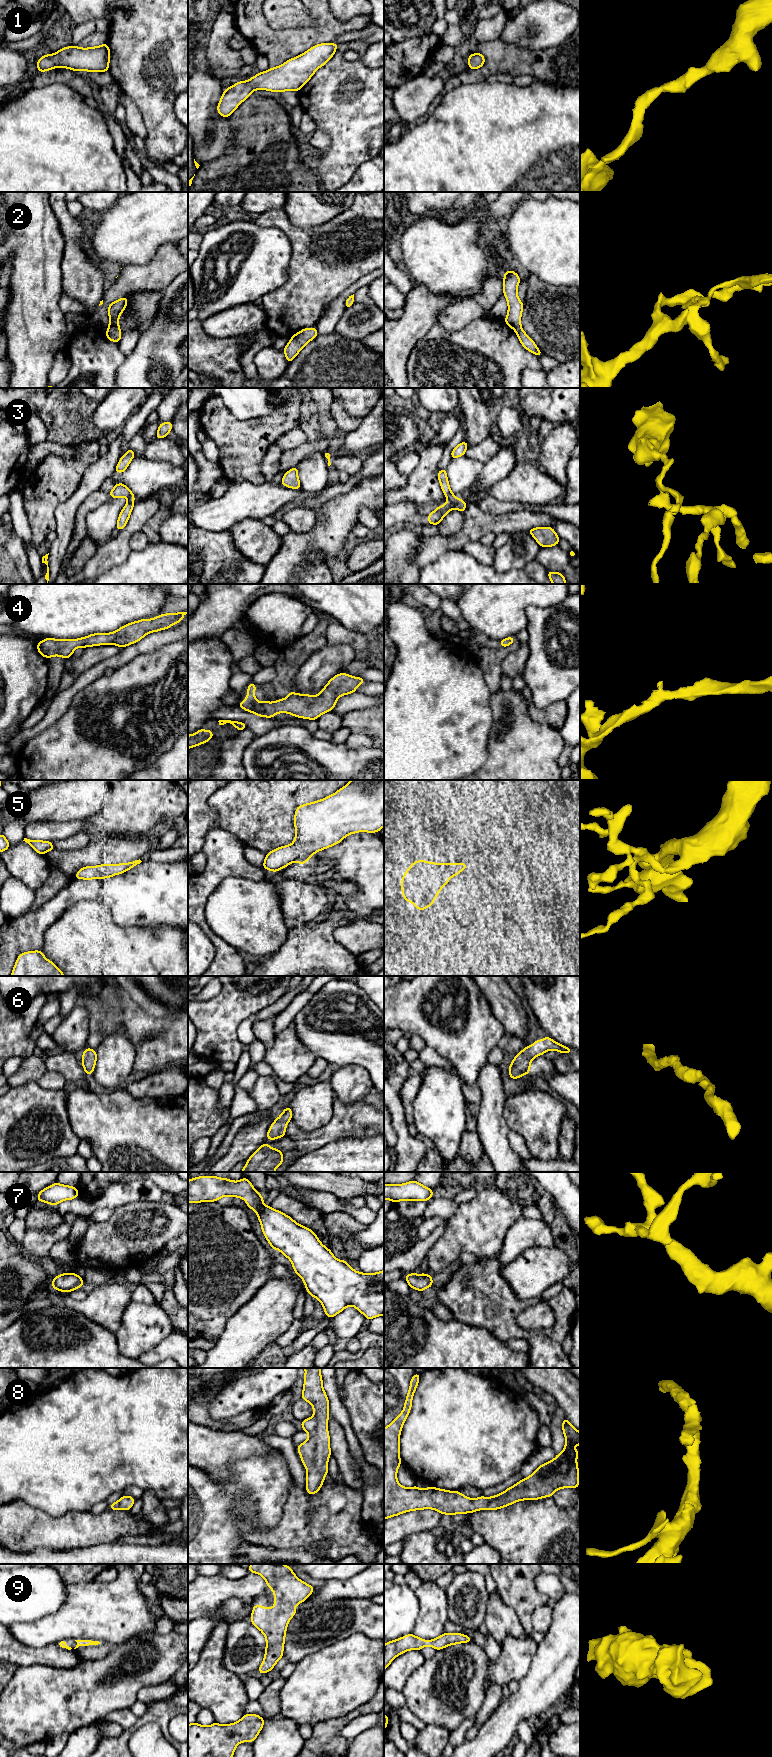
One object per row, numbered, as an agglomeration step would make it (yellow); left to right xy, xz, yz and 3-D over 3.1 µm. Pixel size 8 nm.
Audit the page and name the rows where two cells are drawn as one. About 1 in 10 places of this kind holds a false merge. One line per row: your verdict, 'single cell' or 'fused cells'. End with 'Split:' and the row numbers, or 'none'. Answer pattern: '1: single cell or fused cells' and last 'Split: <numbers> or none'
1: single cell
2: single cell
3: fused cells
4: single cell
5: single cell
6: single cell
7: single cell
8: single cell
9: single cell
Split: 3

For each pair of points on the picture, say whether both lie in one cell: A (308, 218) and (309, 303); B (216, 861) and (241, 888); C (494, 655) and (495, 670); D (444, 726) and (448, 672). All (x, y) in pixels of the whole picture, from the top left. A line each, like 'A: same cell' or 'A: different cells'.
A: different cells
B: different cells
C: same cell
D: same cell

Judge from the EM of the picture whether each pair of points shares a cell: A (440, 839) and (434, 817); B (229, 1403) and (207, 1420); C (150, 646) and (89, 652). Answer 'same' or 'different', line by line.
A: different
B: different
C: different

